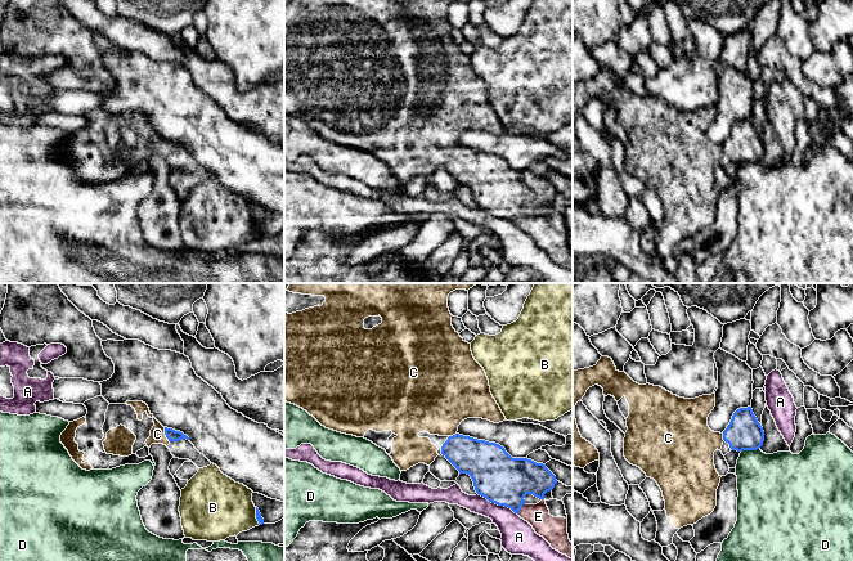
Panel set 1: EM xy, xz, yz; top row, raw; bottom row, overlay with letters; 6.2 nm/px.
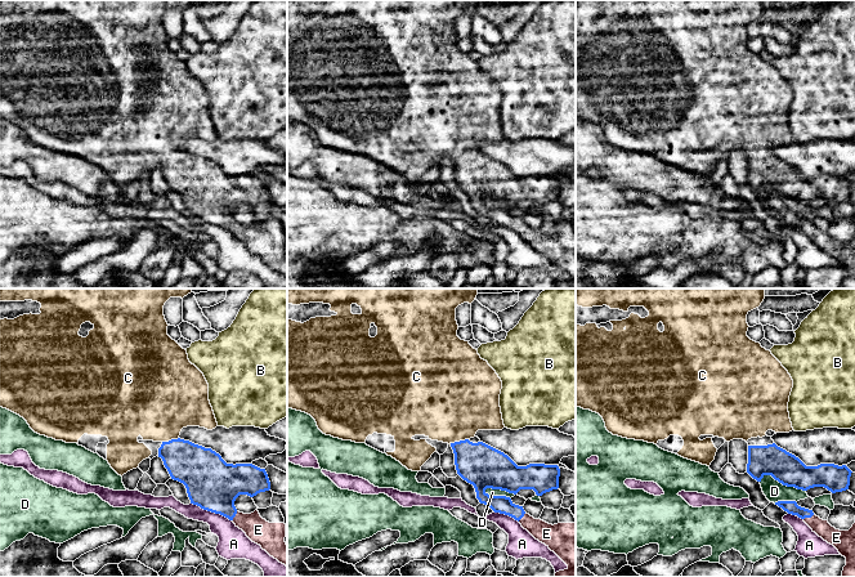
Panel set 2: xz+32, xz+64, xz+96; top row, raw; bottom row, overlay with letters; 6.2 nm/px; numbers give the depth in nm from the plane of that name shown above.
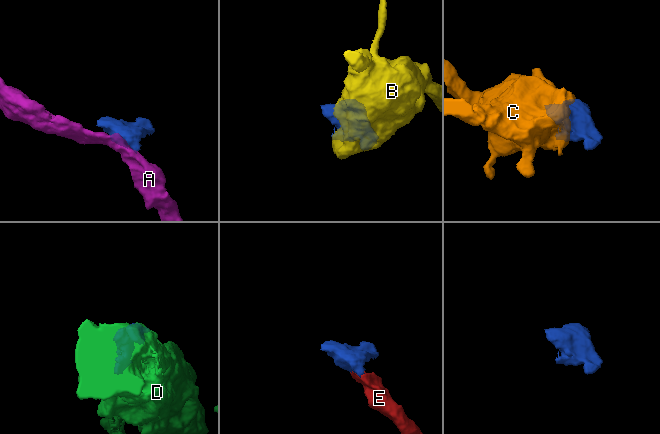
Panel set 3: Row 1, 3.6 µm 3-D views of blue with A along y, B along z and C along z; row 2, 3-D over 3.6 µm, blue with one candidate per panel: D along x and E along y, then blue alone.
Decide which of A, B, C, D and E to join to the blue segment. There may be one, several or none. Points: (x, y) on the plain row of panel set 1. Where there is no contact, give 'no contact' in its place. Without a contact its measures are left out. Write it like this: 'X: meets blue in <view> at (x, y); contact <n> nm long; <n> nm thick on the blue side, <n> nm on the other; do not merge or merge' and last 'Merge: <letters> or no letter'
A: meets blue in xz at (498, 216); contact 300 nm long; 300 nm thick on the blue side, 200 nm on the other; do not merge
B: meets blue in xy at (256, 228); contact 120 nm long; 40 nm thick on the blue side, 400 nm on the other; do not merge
C: meets blue in xy at (165, 146); contact 100 nm long; 70 nm thick on the blue side, 100 nm on the other; merge
D: meets blue in yz at (749, 161); contact 110 nm long; 220 nm thick on the blue side, 380 nm on the other; do not merge
E: meets blue in xz at (520, 220); contact 80 nm long; 300 nm thick on the blue side, 160 nm on the other; merge
Merge: C, E

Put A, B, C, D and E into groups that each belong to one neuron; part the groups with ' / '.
A / B / C E / D

